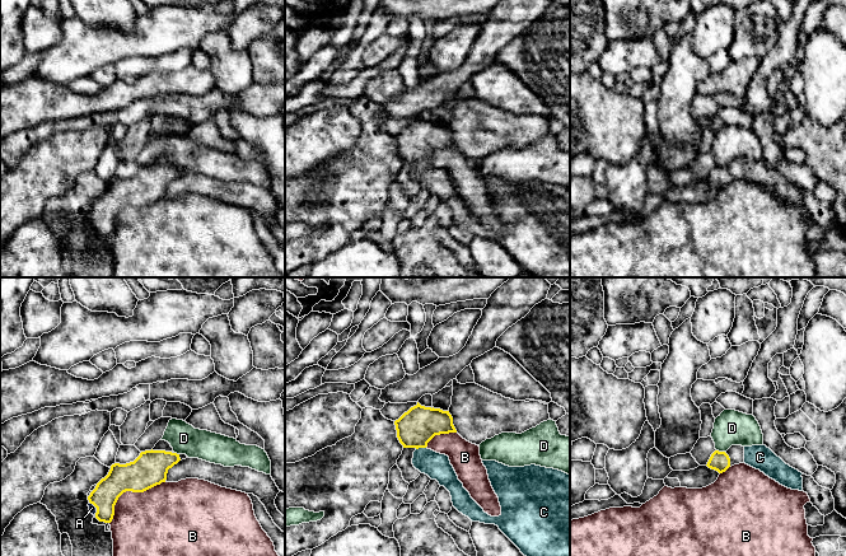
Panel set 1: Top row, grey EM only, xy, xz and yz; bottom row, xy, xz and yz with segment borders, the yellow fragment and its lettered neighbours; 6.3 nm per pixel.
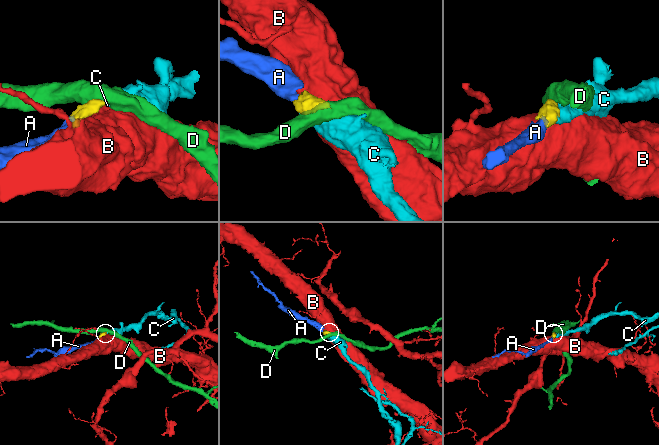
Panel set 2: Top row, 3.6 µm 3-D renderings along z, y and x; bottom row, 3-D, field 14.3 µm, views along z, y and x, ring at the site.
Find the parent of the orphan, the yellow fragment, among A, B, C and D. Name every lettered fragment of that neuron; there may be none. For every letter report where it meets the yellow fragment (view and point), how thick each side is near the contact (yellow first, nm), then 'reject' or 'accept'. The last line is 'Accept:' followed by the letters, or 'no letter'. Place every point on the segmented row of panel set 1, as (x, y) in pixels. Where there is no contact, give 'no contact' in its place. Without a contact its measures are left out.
A: contact xy (97, 509); calibres 170 and 50 nm; accept
B: contact xy (129, 490); calibres 220 and 420 nm; reject
C: contact xz (420, 447); calibres 240 and 170 nm; accept
D: contact yz (720, 452); calibres 130 and 220 nm; reject
Accept: A, C

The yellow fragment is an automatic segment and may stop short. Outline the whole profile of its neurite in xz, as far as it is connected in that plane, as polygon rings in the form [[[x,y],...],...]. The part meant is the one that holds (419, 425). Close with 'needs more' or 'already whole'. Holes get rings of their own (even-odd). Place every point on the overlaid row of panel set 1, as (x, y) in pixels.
[[[419,402],[394,421],[397,438],[403,448],[415,448],[412,464],[421,473],[427,475],[431,480],[436,480],[444,486],[452,496],[453,506],[468,517],[472,522],[485,524],[495,524],[499,529],[520,550],[524,556],[570,556],[570,475],[536,464],[524,467],[509,467],[496,461],[482,461],[487,469],[489,480],[495,494],[499,497],[501,514],[491,517],[471,497],[469,492],[463,487],[458,476],[450,464],[449,457],[427,449],[427,443],[440,434],[457,433],[453,425],[453,417],[449,411],[421,406]]] | needs more

